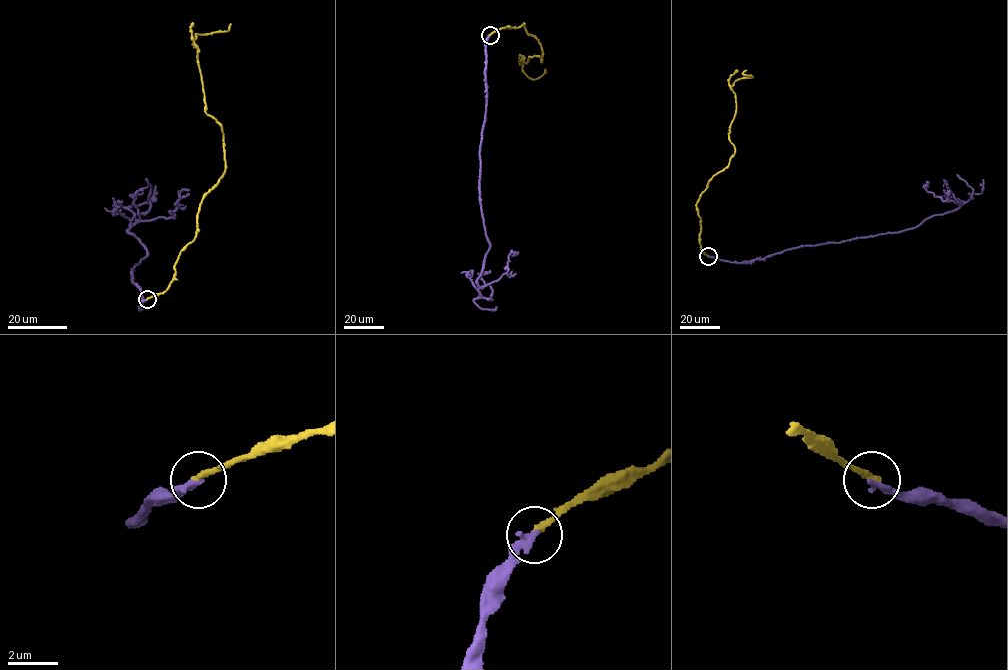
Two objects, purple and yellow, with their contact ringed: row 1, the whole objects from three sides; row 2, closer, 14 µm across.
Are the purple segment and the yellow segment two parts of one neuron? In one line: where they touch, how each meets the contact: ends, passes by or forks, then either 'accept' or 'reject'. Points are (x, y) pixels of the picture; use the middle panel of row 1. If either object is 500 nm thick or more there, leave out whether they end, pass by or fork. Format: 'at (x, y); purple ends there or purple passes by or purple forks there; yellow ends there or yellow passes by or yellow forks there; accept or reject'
at (490, 35); purple ends there; yellow ends there; reject

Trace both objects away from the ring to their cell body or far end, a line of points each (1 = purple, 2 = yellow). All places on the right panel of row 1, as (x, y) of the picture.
1: (708, 256), (736, 263), (754, 261), (802, 246), (912, 229), (960, 206), (928, 192), (924, 186), (927, 182)
2: (708, 256), (696, 203), (734, 153), (731, 88), (752, 76), (746, 70)

